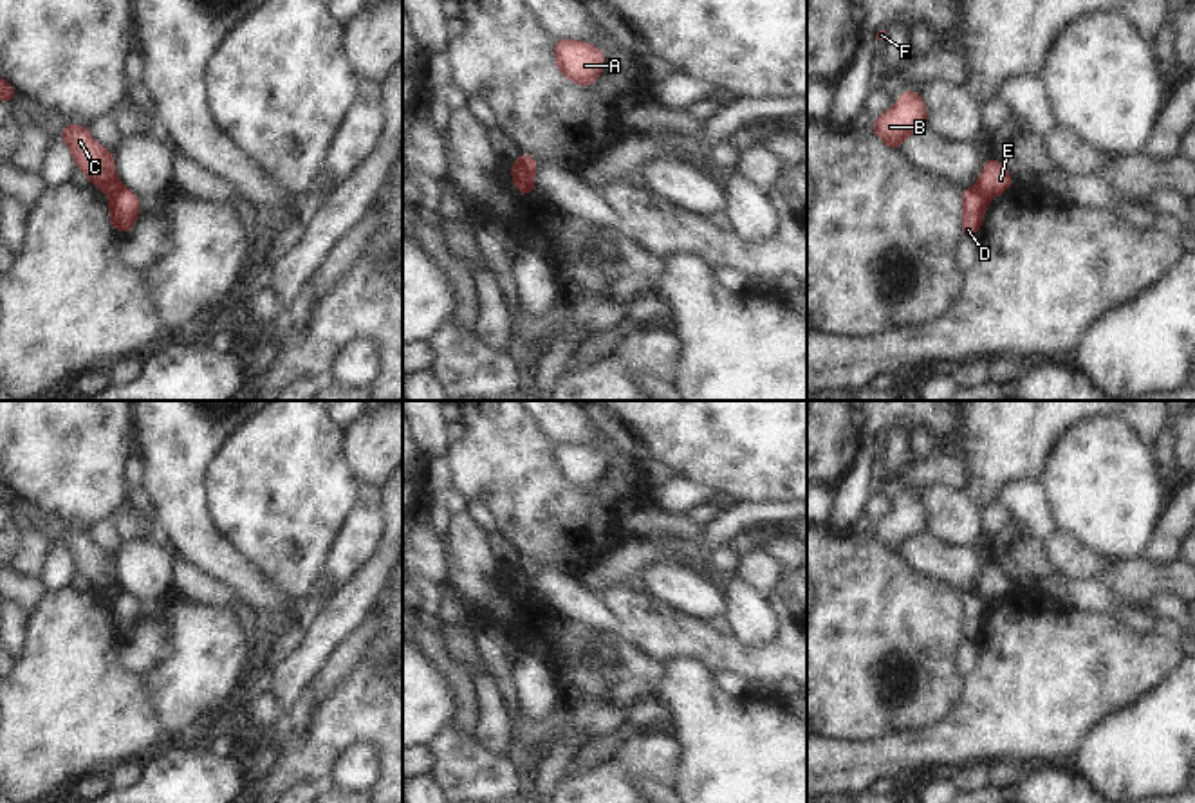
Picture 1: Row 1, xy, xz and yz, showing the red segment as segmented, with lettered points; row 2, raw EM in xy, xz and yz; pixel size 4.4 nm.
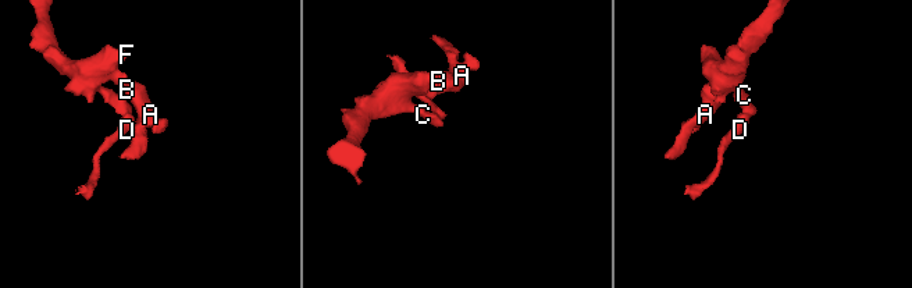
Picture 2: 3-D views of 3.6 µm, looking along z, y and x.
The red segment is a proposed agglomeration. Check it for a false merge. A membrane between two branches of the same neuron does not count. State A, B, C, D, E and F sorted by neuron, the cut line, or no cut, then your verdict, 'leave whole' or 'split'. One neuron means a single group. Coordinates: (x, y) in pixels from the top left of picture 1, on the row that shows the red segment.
A B C E F / D; cut in xz along (517, 163), (531, 179); split

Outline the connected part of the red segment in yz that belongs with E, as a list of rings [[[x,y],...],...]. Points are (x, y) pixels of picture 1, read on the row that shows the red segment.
[[[987,157],[977,182],[977,191],[993,198],[998,193],[1007,191],[1011,184],[1011,173],[995,157]]]

